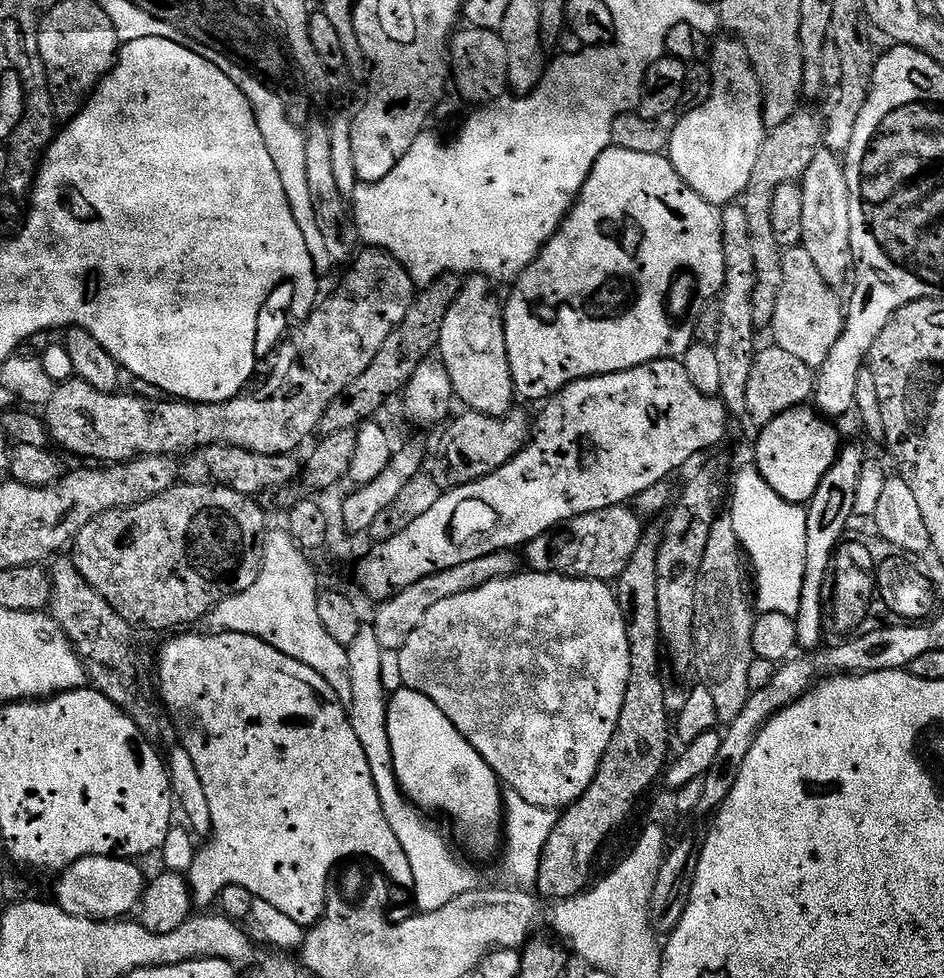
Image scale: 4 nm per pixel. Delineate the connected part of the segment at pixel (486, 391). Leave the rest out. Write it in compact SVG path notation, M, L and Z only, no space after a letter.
M472 274L460 285L458 298L446 310L446 322L442 322L442 338L438 349L438 360L444 364L446 373L453 384L455 399L465 405L465 409L481 412L487 416L504 416L513 411L512 400L517 399L516 387L512 381L512 367L506 350L506 330L504 329L504 304L496 297L493 281L487 276Z

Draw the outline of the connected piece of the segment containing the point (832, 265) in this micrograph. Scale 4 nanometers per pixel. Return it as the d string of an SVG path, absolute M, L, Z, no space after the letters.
M821 150L814 158L814 162L810 162L810 166L804 171L799 186L802 190L802 238L800 243L806 250L806 254L814 258L814 266L818 266L818 274L822 274L822 278L831 288L839 289L840 284L849 283L850 273L854 268L850 246L850 186L846 182L841 157L831 150Z

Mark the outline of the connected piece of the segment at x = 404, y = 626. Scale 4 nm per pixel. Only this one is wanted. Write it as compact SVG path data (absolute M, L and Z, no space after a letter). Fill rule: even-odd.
M505 550L486 554L486 558L474 558L474 562L462 562L462 566L450 566L450 570L442 570L438 574L430 574L430 578L422 578L422 582L414 582L414 586L406 586L379 605L376 617L370 620L370 627L374 634L378 634L378 646L382 646L385 653L399 653L400 648L418 630L422 618L442 598L454 598L454 594L466 594L466 590L478 590L478 586L486 586L486 582L501 580L507 576L517 575L521 571L521 553L516 550Z

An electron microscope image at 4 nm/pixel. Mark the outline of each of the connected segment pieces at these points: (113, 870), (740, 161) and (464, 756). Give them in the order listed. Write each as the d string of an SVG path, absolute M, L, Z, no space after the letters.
M87 856L81 860L76 860L71 866L65 868L59 873L56 884L55 903L60 905L62 910L66 910L66 914L74 914L78 918L86 918L87 920L99 920L101 922L111 922L127 917L128 912L139 905L146 887L146 879L140 873L139 863L133 862L128 858L119 856Z
M724 38L728 40L717 39L716 45L712 48L712 60L710 59L710 67L712 69L712 96L702 106L685 111L684 117L677 122L676 125L671 125L670 135L668 137L667 157L672 161L674 170L678 170L680 177L686 182L686 186L690 186L690 190L694 190L707 204L714 204L717 206L727 206L733 202L739 201L743 197L746 186L750 182L750 173L754 171L754 165L758 162L758 150L762 150L762 142L766 135L766 125L764 123L764 95L760 92L760 83L756 77L754 66L750 62L748 52L739 40L735 38Z
M403 686L397 687L397 692L391 693L388 700L388 737L390 738L390 750L392 751L392 768L396 771L396 780L400 784L405 796L425 813L441 812L449 816L456 823L462 839L468 843L468 848L476 856L492 856L502 848L502 821L505 814L504 798L500 779L494 774L494 770L458 734L458 726L426 698L426 694L418 694L418 690L410 690Z

